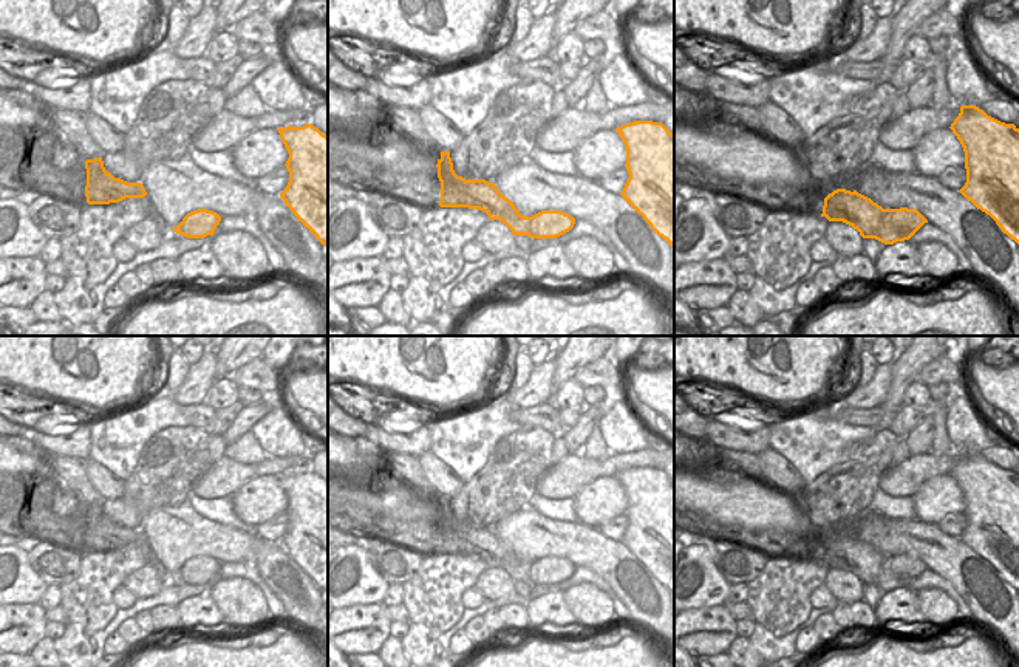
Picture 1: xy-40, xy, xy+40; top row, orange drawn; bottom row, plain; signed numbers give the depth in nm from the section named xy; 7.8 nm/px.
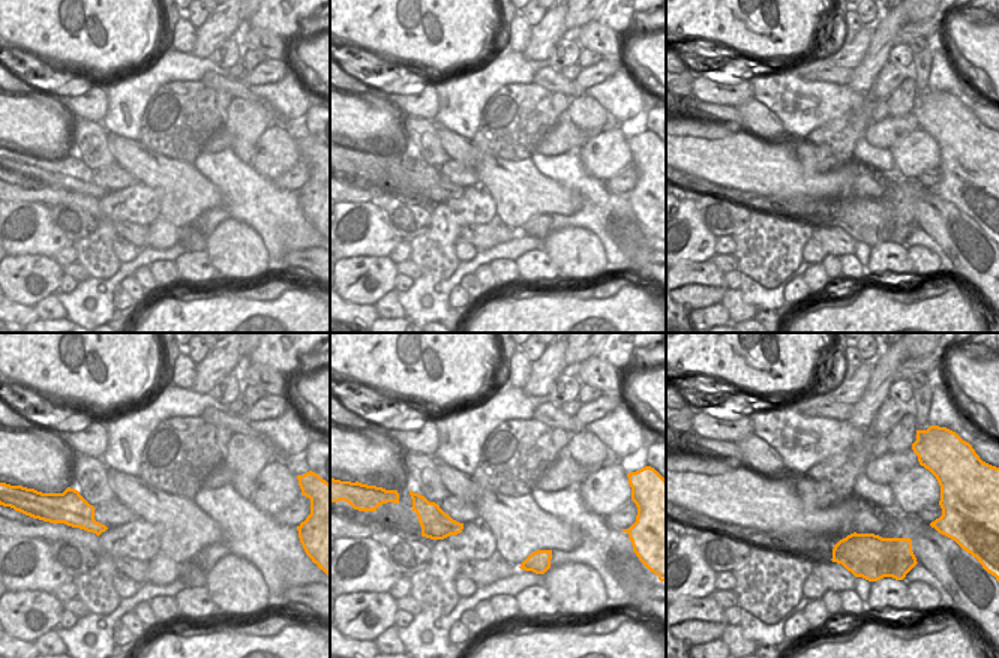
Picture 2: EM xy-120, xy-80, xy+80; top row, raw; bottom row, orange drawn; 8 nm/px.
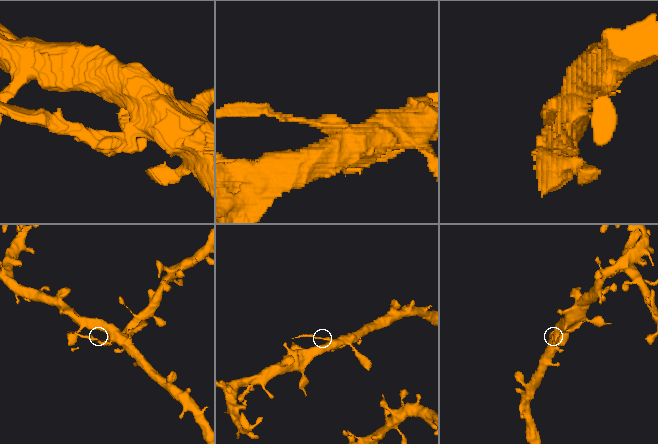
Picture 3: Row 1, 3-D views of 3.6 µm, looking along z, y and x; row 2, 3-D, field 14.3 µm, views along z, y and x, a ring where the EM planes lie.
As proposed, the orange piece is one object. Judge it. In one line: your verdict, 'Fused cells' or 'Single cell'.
Fused cells

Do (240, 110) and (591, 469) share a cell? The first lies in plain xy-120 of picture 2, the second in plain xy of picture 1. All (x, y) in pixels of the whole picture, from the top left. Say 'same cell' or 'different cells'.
different cells

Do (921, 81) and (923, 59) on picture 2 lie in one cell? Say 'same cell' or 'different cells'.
same cell

